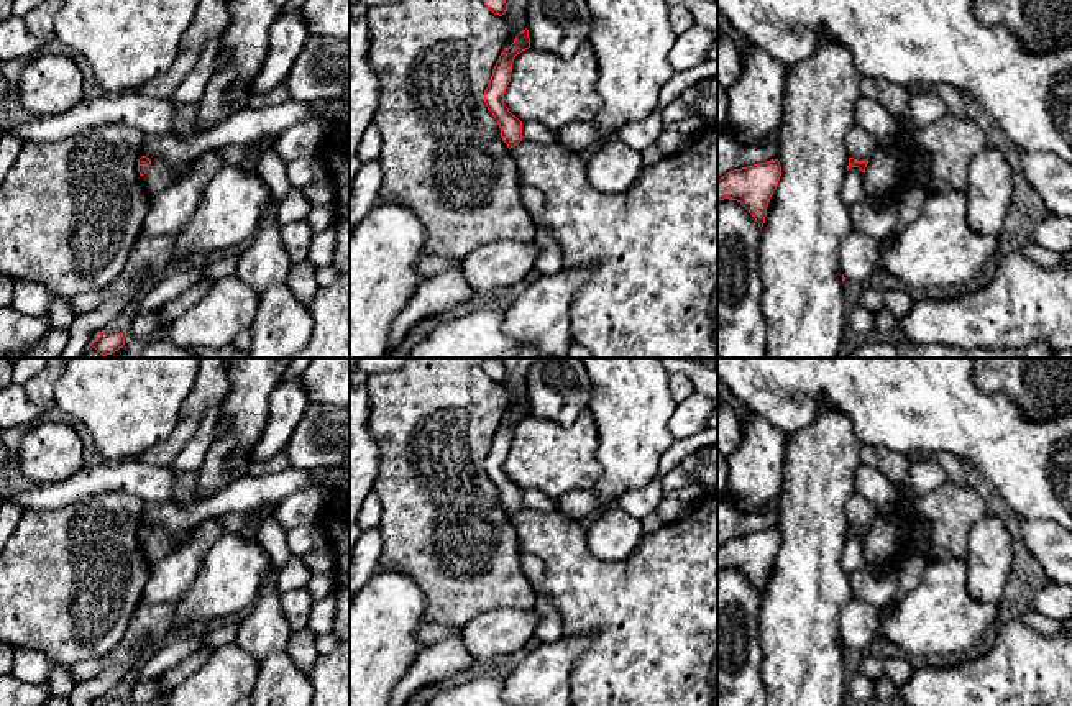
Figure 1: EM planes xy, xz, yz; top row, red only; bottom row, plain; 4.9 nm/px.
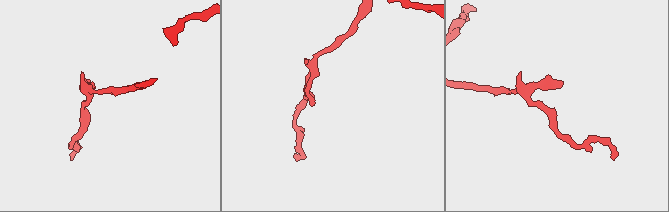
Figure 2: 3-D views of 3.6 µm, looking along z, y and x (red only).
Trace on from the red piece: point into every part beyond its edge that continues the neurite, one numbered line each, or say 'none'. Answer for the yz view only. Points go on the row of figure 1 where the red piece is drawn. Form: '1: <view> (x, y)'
none

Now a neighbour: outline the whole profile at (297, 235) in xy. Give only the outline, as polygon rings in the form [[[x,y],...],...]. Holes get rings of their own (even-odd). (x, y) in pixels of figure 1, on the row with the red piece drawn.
[[[307,220],[281,225],[279,233],[292,264],[307,259],[314,236],[314,230]]]

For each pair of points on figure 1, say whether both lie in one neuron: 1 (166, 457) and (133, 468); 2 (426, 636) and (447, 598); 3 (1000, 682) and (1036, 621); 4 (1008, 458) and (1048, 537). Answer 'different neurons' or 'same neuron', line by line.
1: different neurons
2: different neurons
3: different neurons
4: different neurons

